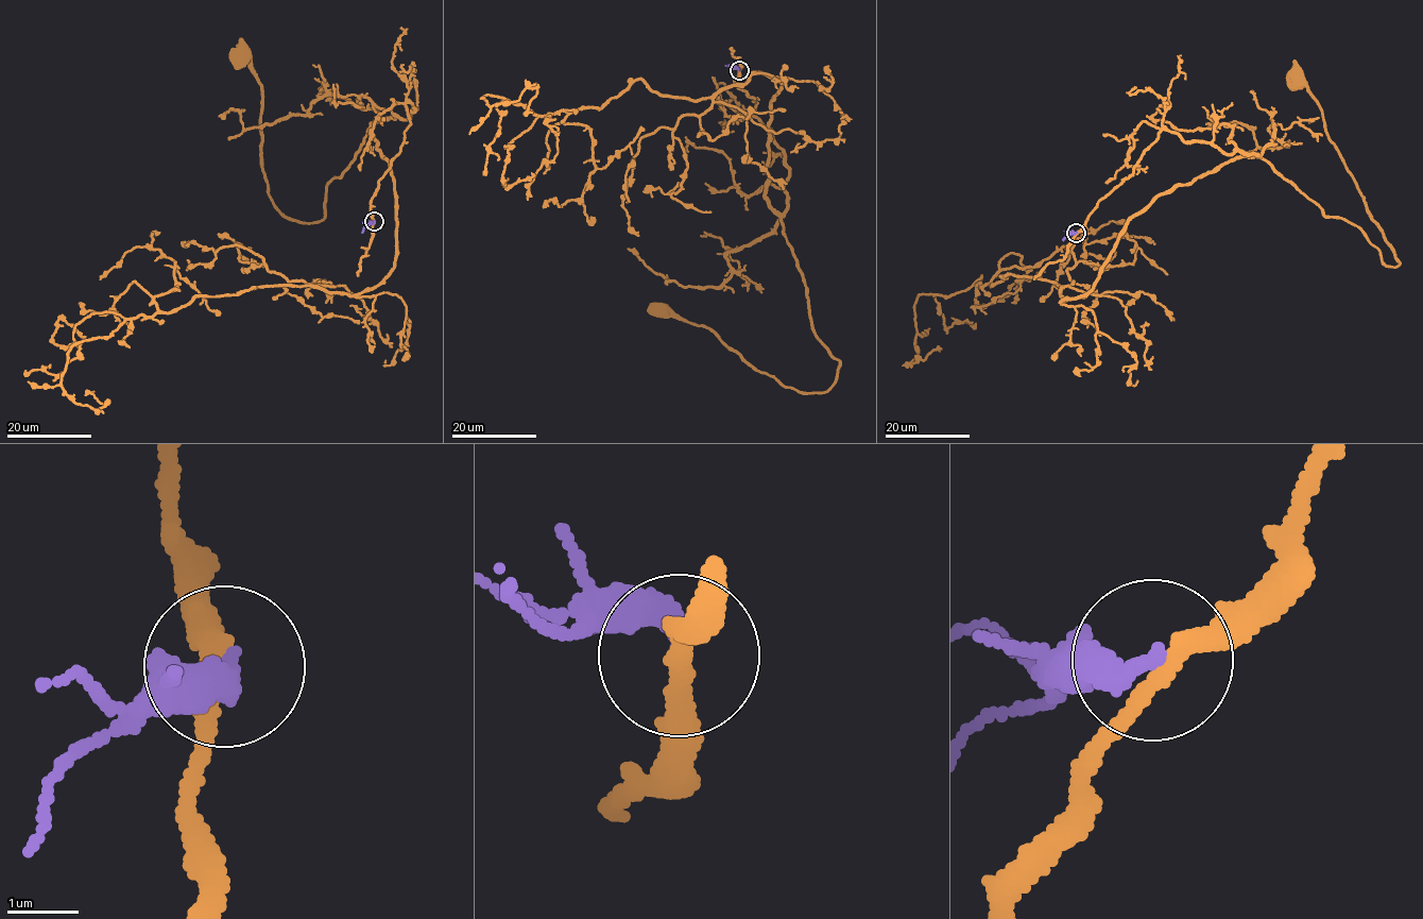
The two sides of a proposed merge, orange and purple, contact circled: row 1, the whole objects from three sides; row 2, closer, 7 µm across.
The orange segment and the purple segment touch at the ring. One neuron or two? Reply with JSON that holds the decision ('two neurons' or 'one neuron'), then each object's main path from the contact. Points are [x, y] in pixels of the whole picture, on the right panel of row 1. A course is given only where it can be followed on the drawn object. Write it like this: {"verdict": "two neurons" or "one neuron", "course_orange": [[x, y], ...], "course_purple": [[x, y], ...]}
{"verdict": "one neuron", "course_orange": [[1077, 232], [1163, 129], [1226, 153], [1256, 153], [1398, 266], [1319, 103], [1297, 81]], "course_purple": [[1077, 232], [1063, 240]]}

